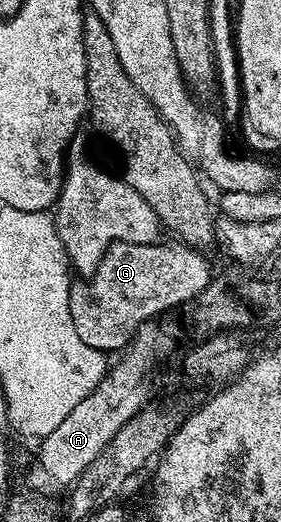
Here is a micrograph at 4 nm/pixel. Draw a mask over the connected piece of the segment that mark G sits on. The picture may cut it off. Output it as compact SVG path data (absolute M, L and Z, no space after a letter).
M166 240L149 244L129 244L114 242L107 249L107 255L101 264L86 280L79 280L72 285L69 296L69 312L73 316L73 328L77 328L77 336L89 344L89 348L97 348L104 352L122 351L135 336L135 331L145 322L158 319L158 314L166 310L182 307L192 302L197 295L211 283L213 269L203 259L200 251L178 241Z

